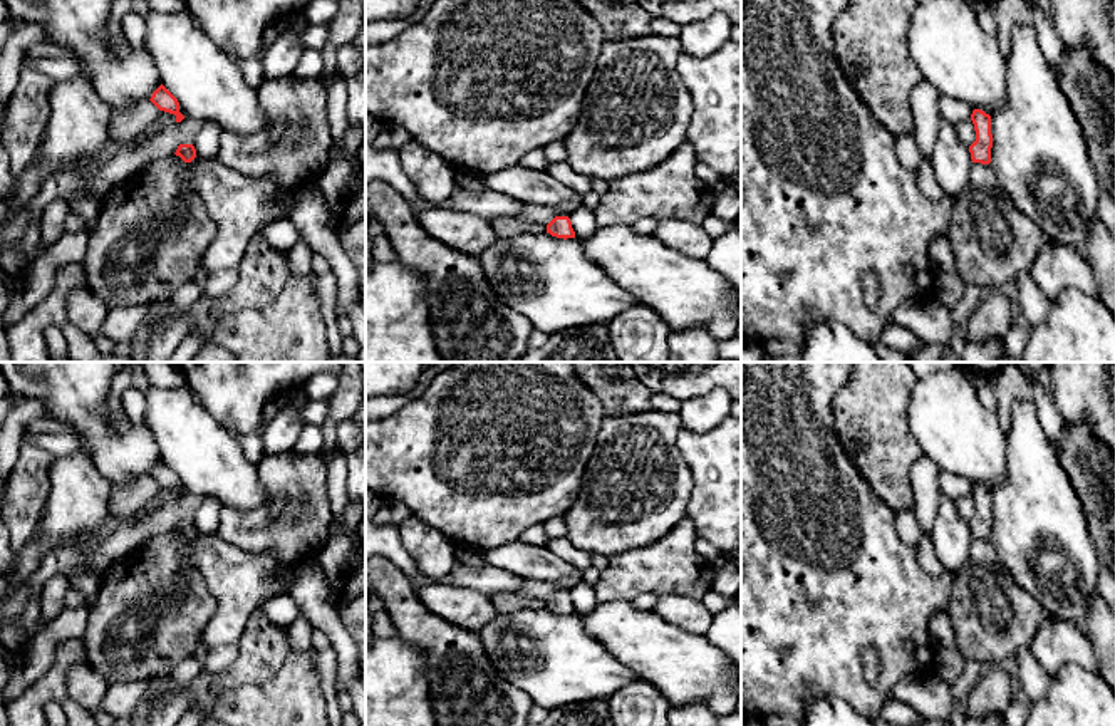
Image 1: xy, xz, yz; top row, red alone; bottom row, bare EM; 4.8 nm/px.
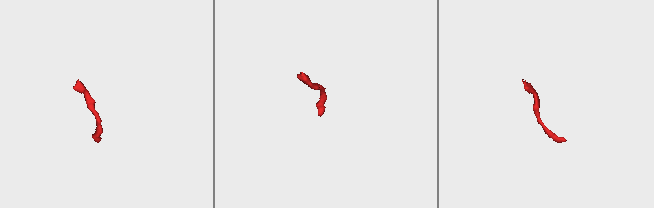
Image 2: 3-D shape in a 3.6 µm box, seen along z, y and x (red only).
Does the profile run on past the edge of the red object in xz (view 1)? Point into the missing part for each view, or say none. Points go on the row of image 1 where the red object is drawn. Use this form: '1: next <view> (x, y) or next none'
1: next none

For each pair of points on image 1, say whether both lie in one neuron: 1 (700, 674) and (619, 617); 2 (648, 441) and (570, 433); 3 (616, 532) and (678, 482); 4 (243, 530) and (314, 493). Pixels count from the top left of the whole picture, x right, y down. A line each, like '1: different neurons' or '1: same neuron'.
1: same neuron
2: different neurons
3: same neuron
4: same neuron

